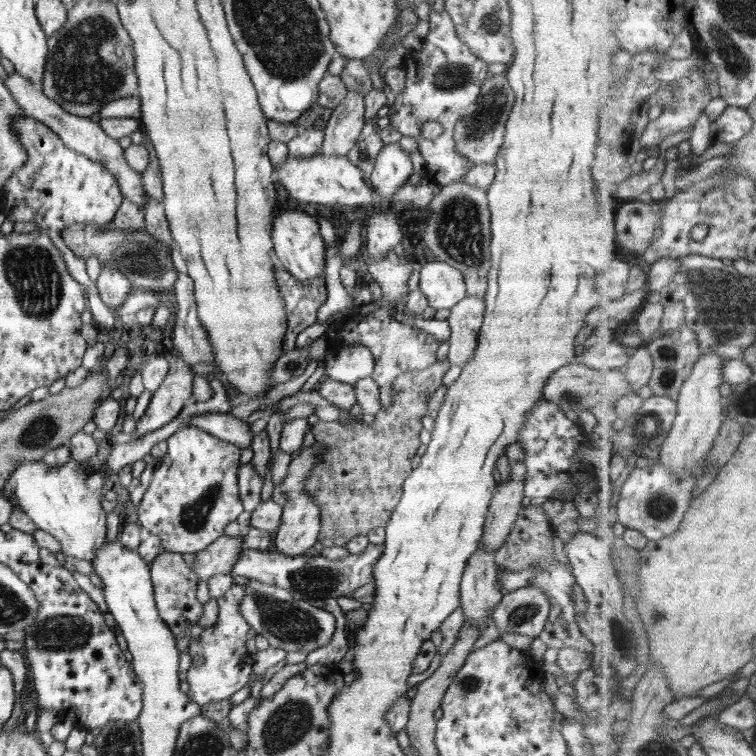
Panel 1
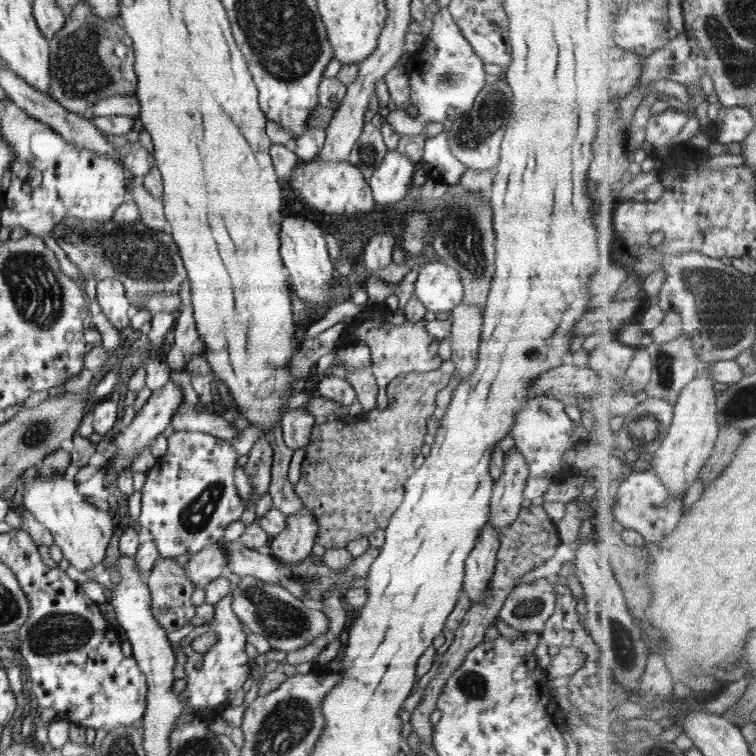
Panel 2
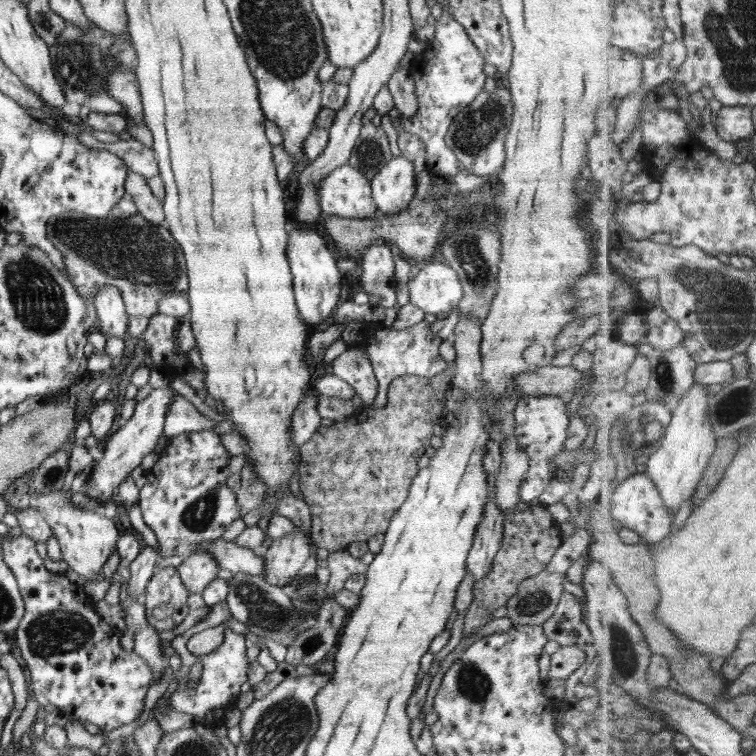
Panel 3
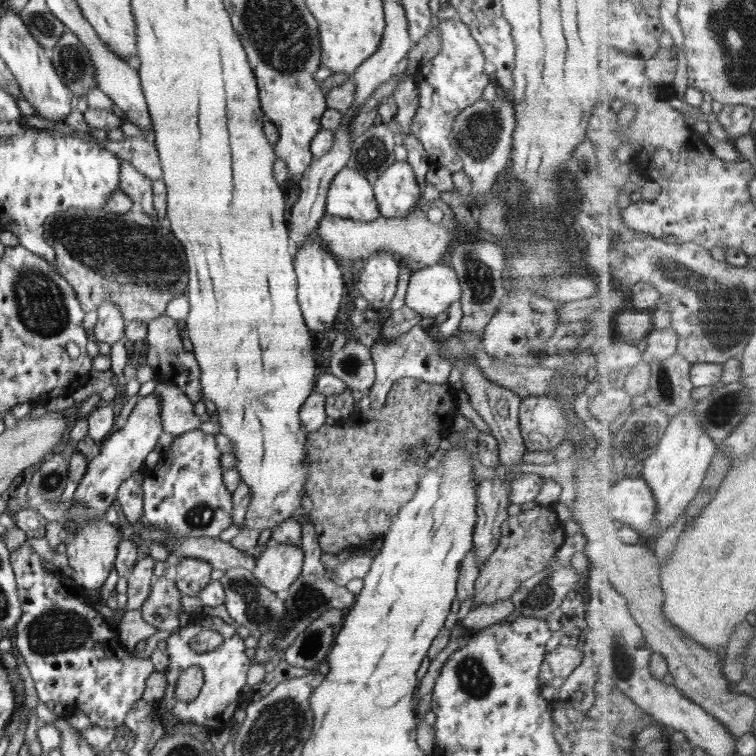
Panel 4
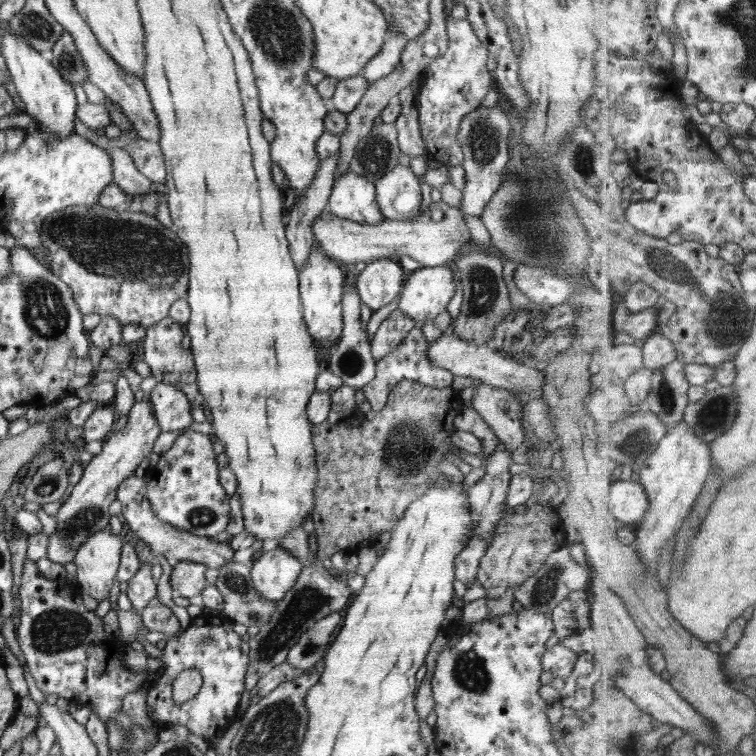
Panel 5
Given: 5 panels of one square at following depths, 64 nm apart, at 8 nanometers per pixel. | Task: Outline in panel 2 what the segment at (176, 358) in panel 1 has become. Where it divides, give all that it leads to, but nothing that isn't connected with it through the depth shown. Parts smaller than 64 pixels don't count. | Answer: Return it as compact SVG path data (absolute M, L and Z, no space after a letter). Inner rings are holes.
M170 379L162 388L152 391L148 401L142 406L142 409L135 414L132 423L115 437L116 451L113 452L113 458L109 460L107 470L104 466L105 477L103 482L105 488L116 481L118 474L124 469L130 469L134 458L136 459L142 454L146 448L149 448L148 446L154 442L158 435L167 430L167 427L170 426L172 422L172 417L175 416L179 406L183 403L182 388Z

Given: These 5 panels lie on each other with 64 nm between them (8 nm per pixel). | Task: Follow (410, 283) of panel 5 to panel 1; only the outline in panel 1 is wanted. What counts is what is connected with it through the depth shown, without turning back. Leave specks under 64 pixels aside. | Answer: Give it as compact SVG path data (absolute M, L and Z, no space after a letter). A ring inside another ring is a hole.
M429 260L420 270L419 290L426 296L428 306L440 310L450 309L466 297L466 285L460 270L443 261Z

